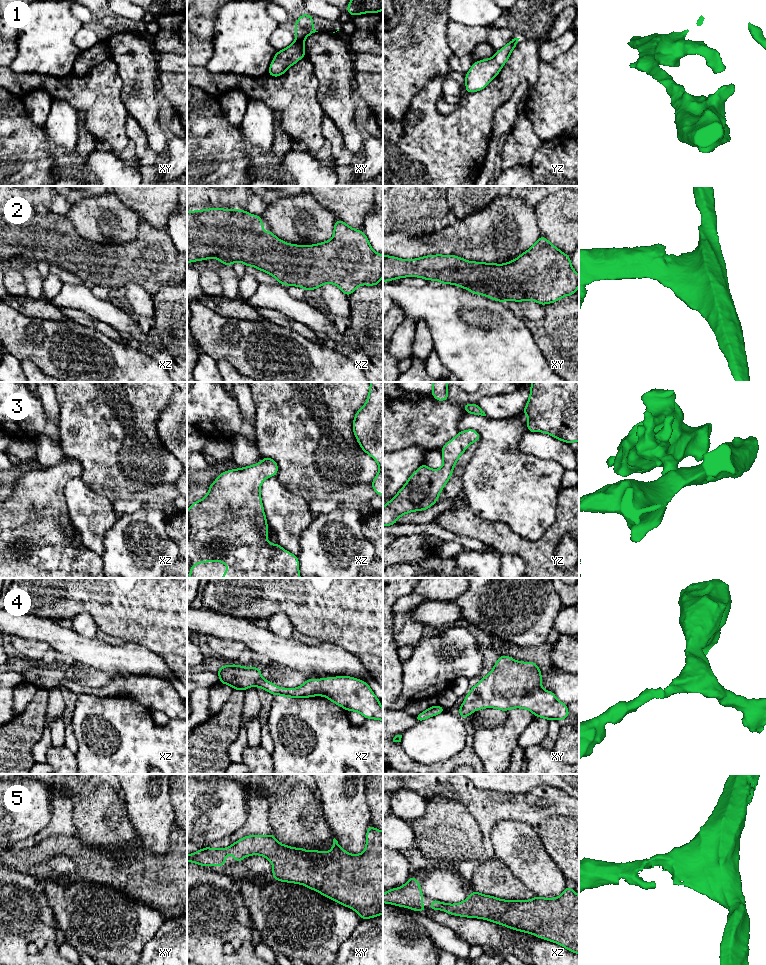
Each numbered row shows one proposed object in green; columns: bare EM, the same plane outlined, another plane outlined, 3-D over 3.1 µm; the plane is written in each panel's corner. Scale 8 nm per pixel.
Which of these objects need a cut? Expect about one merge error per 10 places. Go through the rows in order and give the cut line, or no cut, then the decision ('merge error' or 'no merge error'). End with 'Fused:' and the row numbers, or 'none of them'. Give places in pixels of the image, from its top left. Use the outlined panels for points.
1: no cut; no merge error
2: no cut; no merge error
3: no cut; no merge error
4: no cut; no merge error
5: no cut; no merge error
Fused: none of them

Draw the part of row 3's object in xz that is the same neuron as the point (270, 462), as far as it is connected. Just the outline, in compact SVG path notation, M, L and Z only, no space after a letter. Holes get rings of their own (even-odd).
M268 457L252 466L225 471L209 486L208 494L188 508L187 578L191 578L192 568L195 565L212 561L228 566L222 578L301 578L298 557L283 549L278 542L272 545L267 541L268 526L260 487L266 478L276 476L277 473L277 462Z

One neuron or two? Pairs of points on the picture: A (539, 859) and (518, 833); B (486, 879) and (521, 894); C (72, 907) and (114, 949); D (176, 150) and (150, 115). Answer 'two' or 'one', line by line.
A: one
B: one
C: one
D: two

